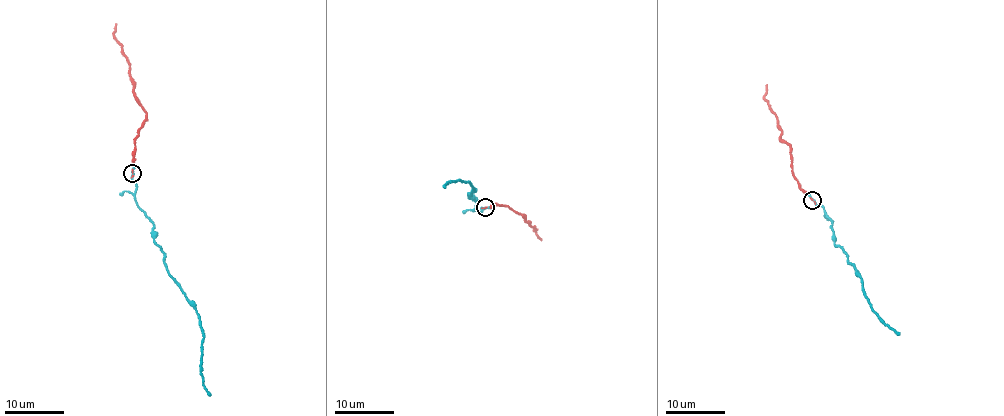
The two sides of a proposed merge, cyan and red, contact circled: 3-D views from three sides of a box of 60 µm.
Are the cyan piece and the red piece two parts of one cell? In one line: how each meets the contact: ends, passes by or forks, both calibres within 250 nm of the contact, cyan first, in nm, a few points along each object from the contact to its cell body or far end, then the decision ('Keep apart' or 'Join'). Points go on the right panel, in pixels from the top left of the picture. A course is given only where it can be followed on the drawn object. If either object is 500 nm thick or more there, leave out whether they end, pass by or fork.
At the ring cyan passes by. At the ring red ends. Thickness 170 nm (cyan) against 60 nm. Course of cyan: (813, 200), (831, 221), (834, 245), (842, 248), (861, 278), (863, 292), (871, 310), (900, 334). Course of red: (812, 200), (793, 174), (790, 145), (780, 140), (781, 128), (776, 114), (765, 98), (767, 84). Join

